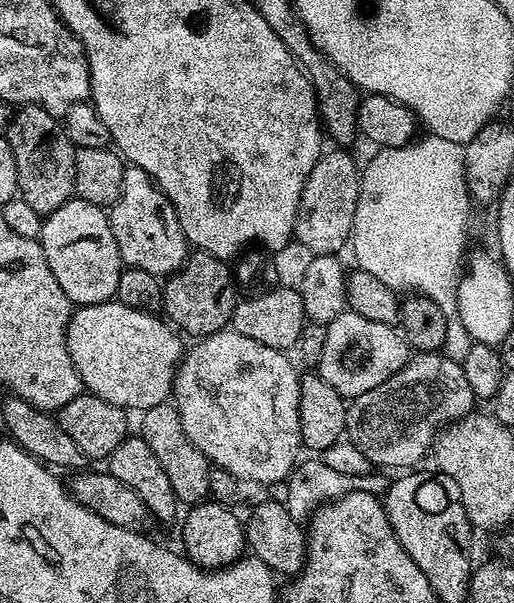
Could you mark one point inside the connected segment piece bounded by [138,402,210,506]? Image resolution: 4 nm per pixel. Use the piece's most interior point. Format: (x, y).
(161, 427)

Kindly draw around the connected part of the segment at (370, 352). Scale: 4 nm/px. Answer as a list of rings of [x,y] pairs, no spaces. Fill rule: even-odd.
[[[351,310],[338,314],[323,332],[318,374],[345,398],[355,398],[366,394],[366,390],[382,386],[410,359],[408,342],[393,325],[370,322],[370,318],[362,318],[362,314]]]

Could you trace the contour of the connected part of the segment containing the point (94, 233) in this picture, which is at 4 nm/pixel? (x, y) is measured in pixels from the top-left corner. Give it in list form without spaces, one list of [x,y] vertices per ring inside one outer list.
[[[71,198],[43,217],[39,242],[50,270],[54,270],[54,278],[58,278],[58,286],[62,286],[66,298],[73,305],[101,304],[116,296],[122,261],[105,209]]]

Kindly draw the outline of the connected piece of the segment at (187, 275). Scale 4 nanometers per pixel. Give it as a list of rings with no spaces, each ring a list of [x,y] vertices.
[[[196,250],[178,271],[163,281],[163,315],[168,323],[179,329],[185,337],[203,338],[231,325],[238,303],[238,289],[233,269],[224,264],[227,263],[221,257]]]

